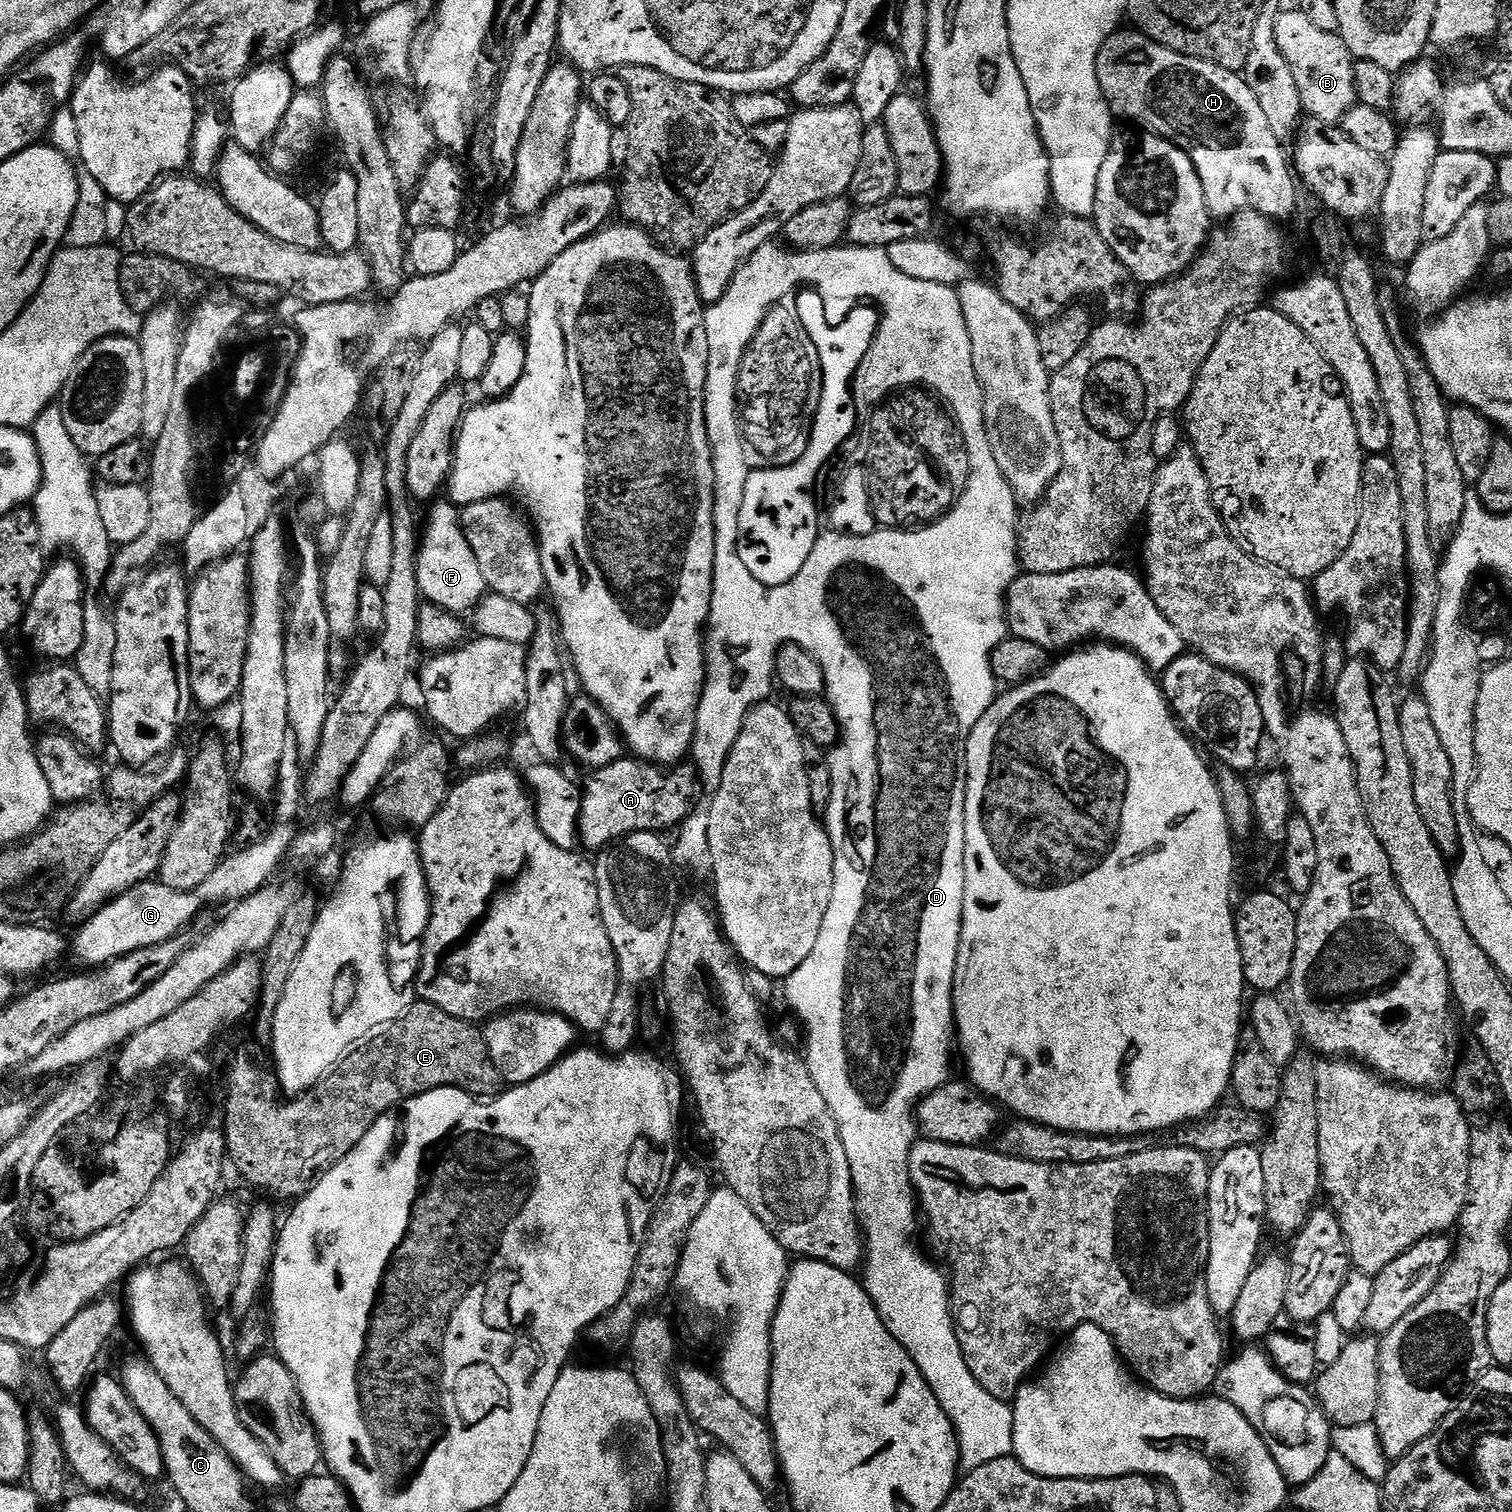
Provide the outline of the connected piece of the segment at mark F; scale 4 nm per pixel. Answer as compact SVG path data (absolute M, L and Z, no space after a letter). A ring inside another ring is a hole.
M455 503L431 505L428 525L422 528L419 541L417 572L421 597L427 603L436 604L447 612L471 613L489 591L482 572L480 559L472 547L471 539L462 523L462 512Z

